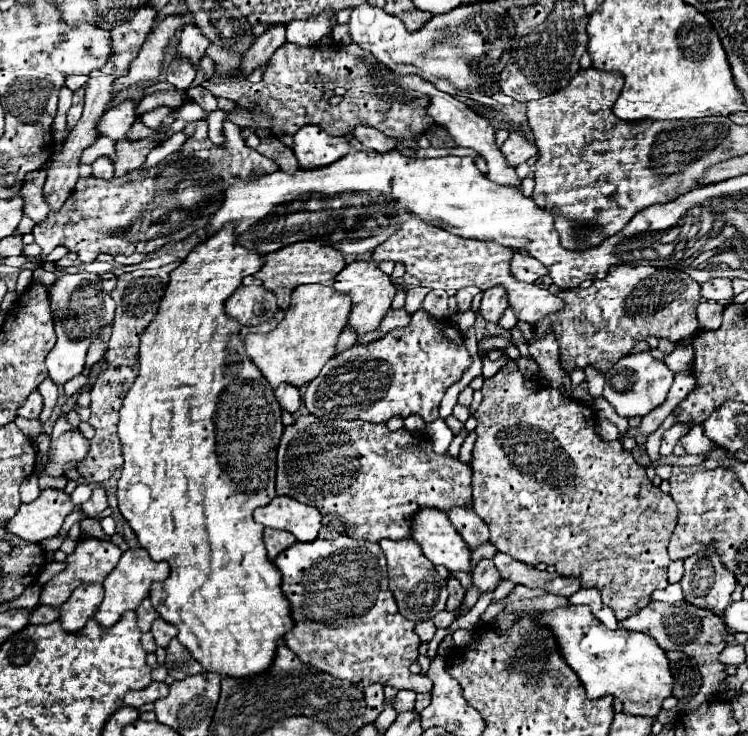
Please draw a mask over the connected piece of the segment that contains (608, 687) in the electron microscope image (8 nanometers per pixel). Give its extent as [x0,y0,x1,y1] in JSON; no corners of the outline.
[538,605,674,717]

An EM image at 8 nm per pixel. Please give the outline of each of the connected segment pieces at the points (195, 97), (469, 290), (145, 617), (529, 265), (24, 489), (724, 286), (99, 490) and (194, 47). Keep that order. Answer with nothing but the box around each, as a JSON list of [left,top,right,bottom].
[[188,87,218,113],[456,287,480,311],[136,599,160,633],[512,253,548,283],[20,475,42,503],[702,279,732,301],[80,485,108,517],[178,23,210,65]]

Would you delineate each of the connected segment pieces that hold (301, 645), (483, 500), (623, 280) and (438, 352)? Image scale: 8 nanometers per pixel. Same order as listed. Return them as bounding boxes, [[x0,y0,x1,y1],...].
[[274,523,432,693],[472,361,678,621],[534,265,700,373],[304,309,472,423]]

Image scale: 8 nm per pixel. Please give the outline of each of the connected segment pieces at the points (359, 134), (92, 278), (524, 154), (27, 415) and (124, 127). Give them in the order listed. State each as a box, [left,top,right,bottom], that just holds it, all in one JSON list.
[[354,127,396,153],[46,273,114,385],[500,129,538,167],[18,391,42,419],[98,101,138,141]]

